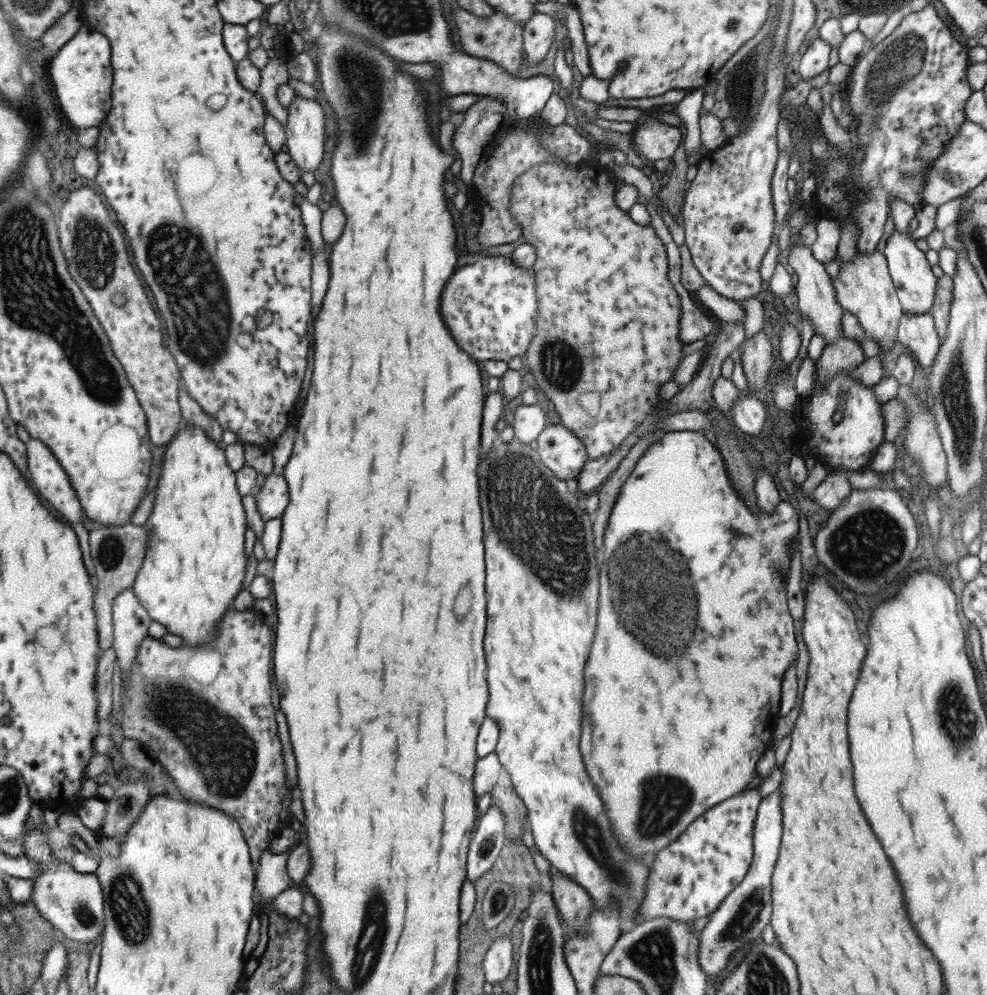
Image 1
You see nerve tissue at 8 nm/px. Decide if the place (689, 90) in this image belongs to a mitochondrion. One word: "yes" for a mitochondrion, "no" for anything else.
no

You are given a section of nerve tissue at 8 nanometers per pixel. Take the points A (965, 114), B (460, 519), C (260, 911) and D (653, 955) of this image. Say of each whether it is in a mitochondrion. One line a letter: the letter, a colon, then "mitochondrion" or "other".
A: other
B: other
C: other
D: mitochondrion

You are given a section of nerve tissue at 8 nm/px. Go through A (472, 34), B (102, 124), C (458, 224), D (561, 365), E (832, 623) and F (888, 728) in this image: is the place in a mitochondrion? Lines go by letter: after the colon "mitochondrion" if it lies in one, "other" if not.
A: other
B: other
C: other
D: mitochondrion
E: other
F: other

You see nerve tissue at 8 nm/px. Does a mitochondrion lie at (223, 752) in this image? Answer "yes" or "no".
yes

